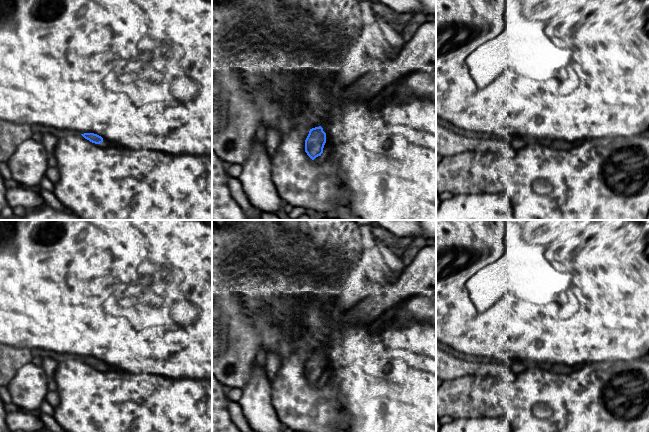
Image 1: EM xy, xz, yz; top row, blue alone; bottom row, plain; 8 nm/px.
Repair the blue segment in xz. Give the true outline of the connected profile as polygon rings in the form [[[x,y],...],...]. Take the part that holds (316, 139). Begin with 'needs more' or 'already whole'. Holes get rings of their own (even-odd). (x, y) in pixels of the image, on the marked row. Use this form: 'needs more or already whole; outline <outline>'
already whole; outline [[[321,126],[312,128],[305,140],[305,152],[314,160],[323,153],[325,143],[326,133],[323,131],[323,128]]]

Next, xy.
needs more; outline [[[84,133],[81,134],[85,139],[89,140],[92,143],[99,144],[102,148],[107,148],[112,145],[112,143],[101,136],[94,133]]]

